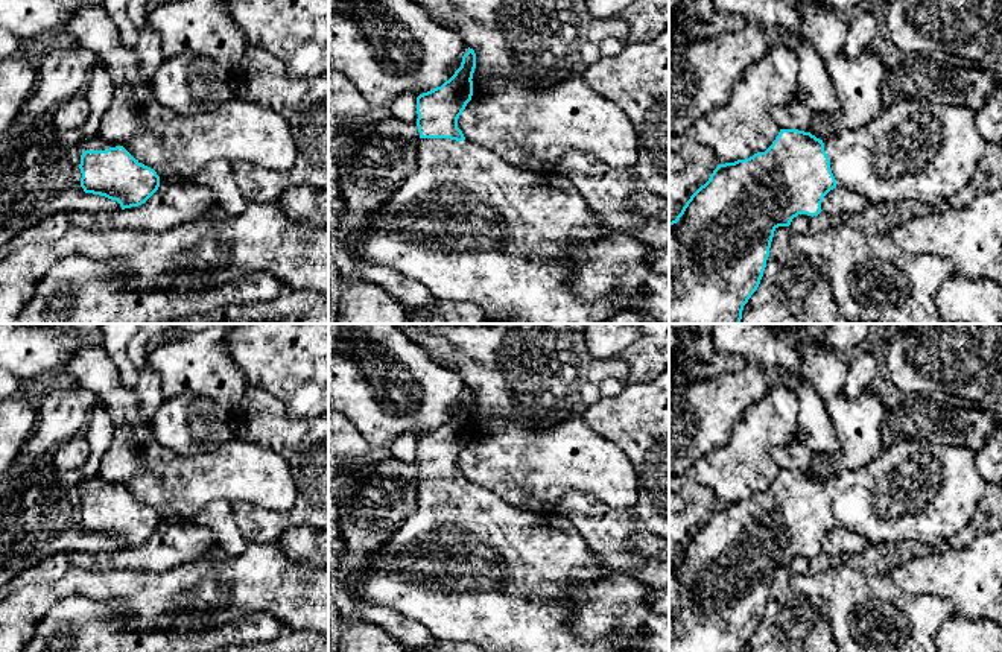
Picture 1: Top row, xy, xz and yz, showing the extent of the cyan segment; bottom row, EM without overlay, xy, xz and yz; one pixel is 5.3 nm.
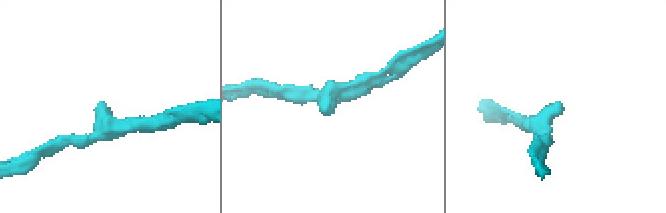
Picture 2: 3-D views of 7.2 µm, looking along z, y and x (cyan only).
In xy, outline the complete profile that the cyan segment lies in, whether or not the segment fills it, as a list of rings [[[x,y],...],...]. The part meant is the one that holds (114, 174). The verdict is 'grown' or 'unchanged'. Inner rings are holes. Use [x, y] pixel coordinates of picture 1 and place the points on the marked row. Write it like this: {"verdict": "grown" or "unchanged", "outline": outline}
{"verdict": "grown", "outline": [[[100,135],[79,144],[81,187],[131,208],[144,204],[160,187],[157,172],[135,160],[126,146]]]}

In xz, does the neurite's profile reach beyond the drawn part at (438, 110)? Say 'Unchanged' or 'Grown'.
Grown

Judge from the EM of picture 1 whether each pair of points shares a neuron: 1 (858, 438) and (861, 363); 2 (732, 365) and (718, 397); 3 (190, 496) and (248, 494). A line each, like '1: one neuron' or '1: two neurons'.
1: two neurons
2: two neurons
3: one neuron

